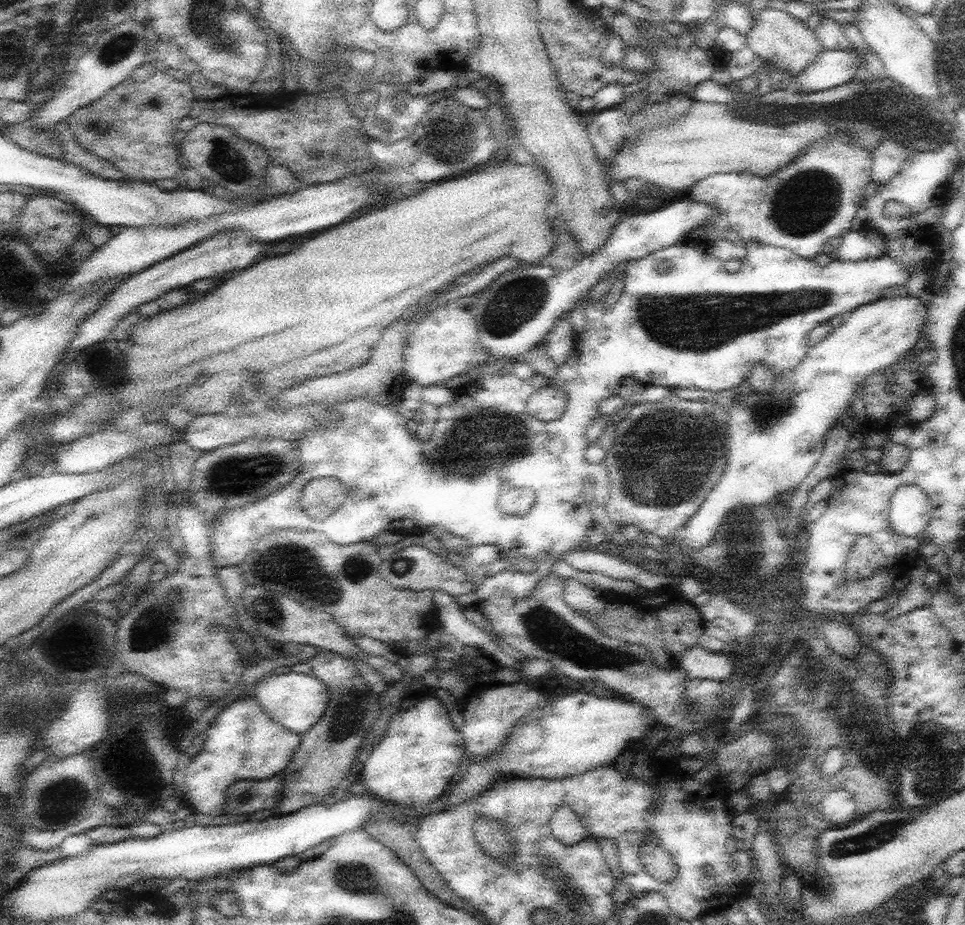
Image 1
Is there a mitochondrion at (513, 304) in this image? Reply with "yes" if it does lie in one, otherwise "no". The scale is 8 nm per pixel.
yes

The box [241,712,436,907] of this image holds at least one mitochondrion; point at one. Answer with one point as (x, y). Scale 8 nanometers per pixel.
(357, 879)

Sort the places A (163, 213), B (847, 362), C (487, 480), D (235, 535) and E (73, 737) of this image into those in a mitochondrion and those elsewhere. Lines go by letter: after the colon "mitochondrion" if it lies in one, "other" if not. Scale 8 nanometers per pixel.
A: other
B: other
C: other
D: other
E: other

